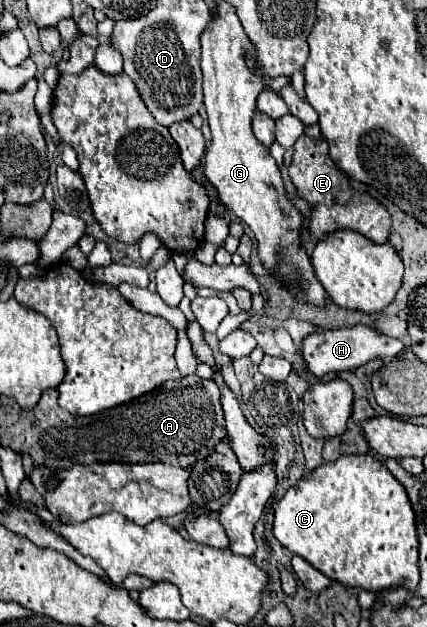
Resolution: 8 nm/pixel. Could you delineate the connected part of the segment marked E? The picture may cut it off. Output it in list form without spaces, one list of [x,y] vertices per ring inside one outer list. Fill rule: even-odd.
[[[302,135],[294,145],[294,157],[288,171],[292,183],[296,185],[296,193],[316,207],[310,215],[310,233],[316,243],[338,229],[358,231],[374,243],[388,241],[392,227],[390,213],[368,193],[360,193],[350,185],[348,175],[328,155],[328,143],[324,139],[312,139],[308,135]]]

